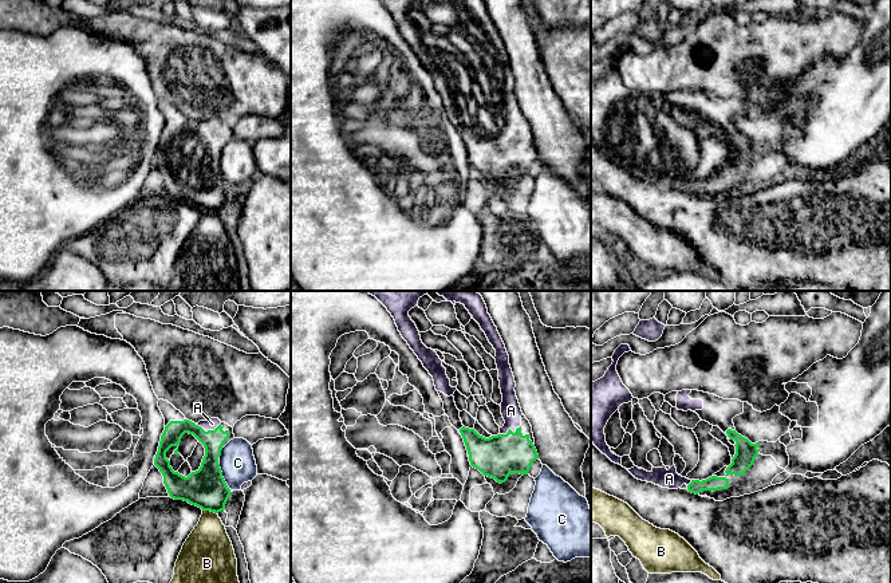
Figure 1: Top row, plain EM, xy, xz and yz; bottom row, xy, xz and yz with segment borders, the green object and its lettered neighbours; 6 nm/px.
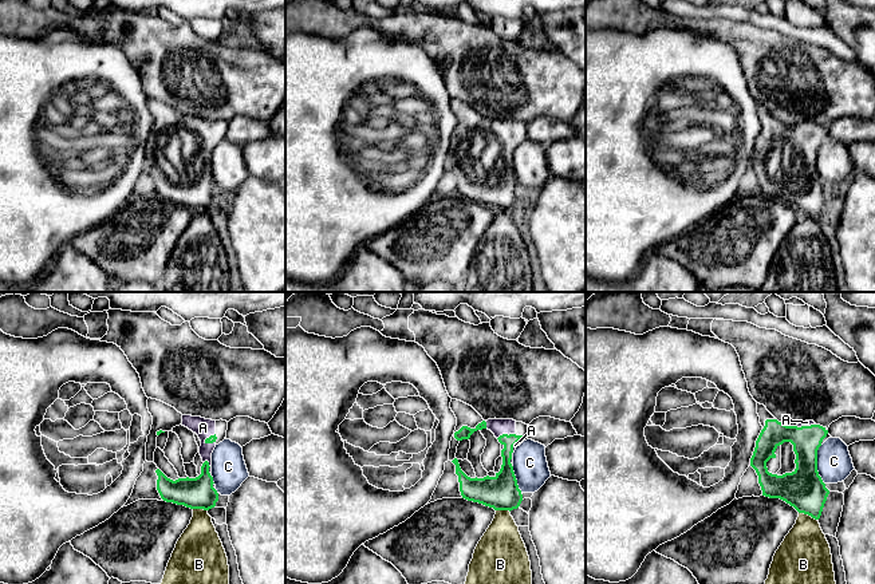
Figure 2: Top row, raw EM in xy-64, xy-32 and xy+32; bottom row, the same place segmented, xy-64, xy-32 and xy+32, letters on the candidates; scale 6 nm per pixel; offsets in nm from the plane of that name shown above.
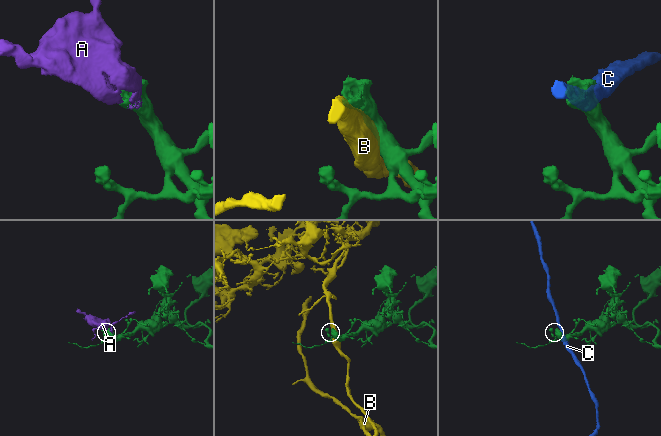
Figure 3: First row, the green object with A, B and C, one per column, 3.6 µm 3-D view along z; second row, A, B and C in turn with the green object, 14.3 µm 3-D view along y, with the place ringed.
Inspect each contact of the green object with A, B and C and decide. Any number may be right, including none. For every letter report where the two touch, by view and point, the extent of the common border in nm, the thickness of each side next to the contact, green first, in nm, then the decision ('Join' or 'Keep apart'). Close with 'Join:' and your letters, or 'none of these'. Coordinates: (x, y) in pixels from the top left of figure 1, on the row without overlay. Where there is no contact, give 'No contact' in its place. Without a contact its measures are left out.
A: Touches green at xy (208, 130). Shared border 160 nm. Thickness 140 nm (green) against 70 nm. Join
B: Touches green at xy (209, 209). Shared border 90 nm. Thickness 240 nm (green) against 300 nm. Keep apart
C: Touches green at xy (223, 177). Shared border 180 nm. Thickness 240 nm (green) against 220 nm. Keep apart
Join: A

